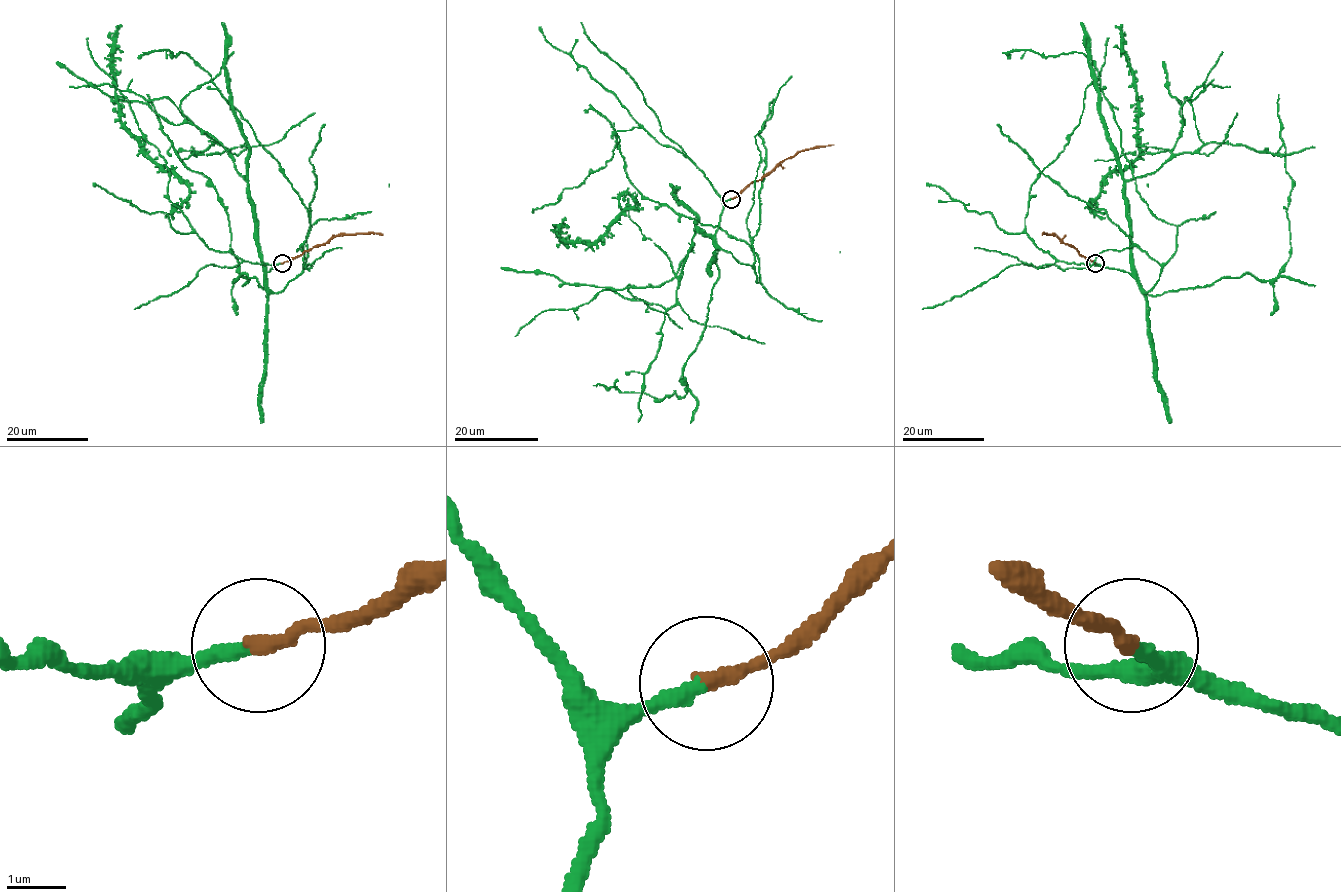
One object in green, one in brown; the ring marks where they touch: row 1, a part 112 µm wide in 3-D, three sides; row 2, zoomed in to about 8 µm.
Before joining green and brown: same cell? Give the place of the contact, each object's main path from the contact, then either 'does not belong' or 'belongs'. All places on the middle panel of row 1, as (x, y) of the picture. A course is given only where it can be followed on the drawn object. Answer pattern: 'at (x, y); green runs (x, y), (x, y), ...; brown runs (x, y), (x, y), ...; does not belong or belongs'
at (731, 199); green runs (731, 199), (715, 242), (758, 282), (758, 256), (744, 241), (646, 199), (627, 176), (616, 131), (583, 110); brown runs (731, 199), (754, 181), (769, 175), (785, 159), (805, 150), (833, 145); belongs

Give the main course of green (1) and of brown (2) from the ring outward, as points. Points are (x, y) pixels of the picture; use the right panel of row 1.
1: (1095, 263), (1128, 273), (1147, 292), (1174, 252), (1177, 227), (1136, 190), (1095, 65), (1081, 52), (1008, 57)
2: (1095, 263), (1056, 236), (1042, 235)

